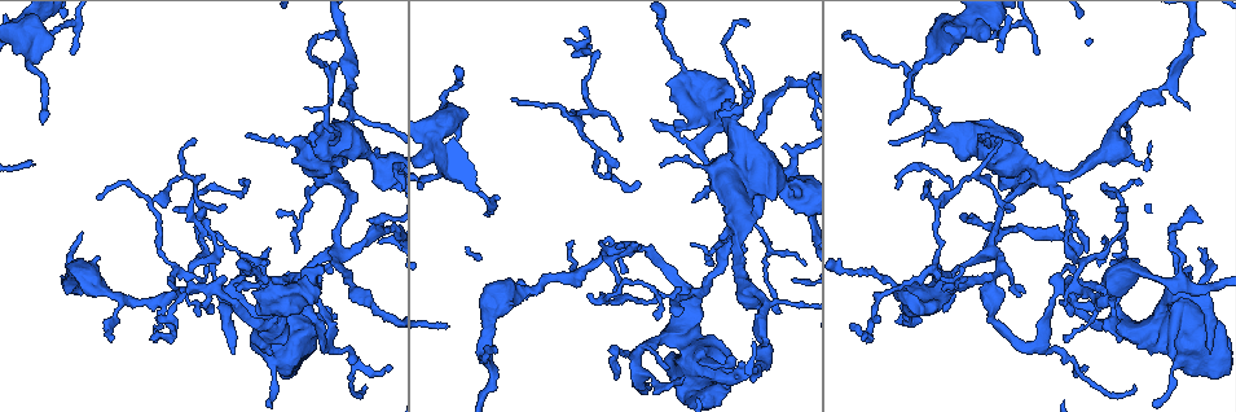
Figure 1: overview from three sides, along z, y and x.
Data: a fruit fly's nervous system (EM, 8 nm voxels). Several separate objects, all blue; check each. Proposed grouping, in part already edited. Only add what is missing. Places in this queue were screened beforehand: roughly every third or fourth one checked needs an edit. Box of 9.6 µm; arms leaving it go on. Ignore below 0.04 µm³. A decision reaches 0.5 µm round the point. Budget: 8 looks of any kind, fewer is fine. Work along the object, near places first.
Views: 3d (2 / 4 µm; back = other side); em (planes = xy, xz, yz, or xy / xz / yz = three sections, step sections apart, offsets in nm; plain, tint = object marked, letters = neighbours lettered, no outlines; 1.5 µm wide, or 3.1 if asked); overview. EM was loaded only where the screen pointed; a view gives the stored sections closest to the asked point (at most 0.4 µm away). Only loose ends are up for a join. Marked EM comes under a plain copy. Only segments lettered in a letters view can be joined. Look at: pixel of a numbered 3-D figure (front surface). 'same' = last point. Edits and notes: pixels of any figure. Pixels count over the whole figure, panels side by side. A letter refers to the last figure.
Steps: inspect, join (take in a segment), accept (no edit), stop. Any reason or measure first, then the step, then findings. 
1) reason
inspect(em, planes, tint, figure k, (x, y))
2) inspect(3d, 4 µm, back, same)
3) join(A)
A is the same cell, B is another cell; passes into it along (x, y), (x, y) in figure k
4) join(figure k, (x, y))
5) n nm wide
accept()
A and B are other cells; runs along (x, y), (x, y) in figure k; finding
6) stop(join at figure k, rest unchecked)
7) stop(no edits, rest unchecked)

tapers out
inspect(3d, 2 µm, figure 1, (959, 267))

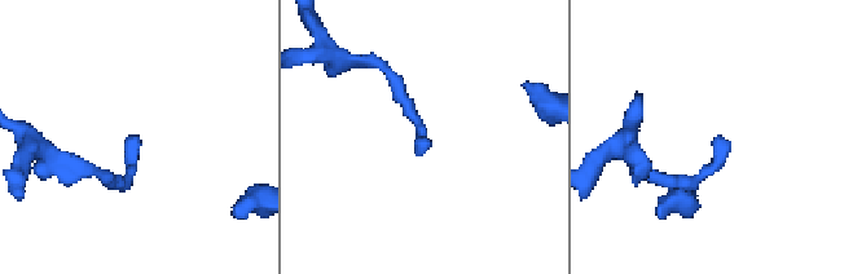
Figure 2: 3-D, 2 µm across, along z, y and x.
need the tissue
inspect(em, planes, letters, figure 2, (417, 144))

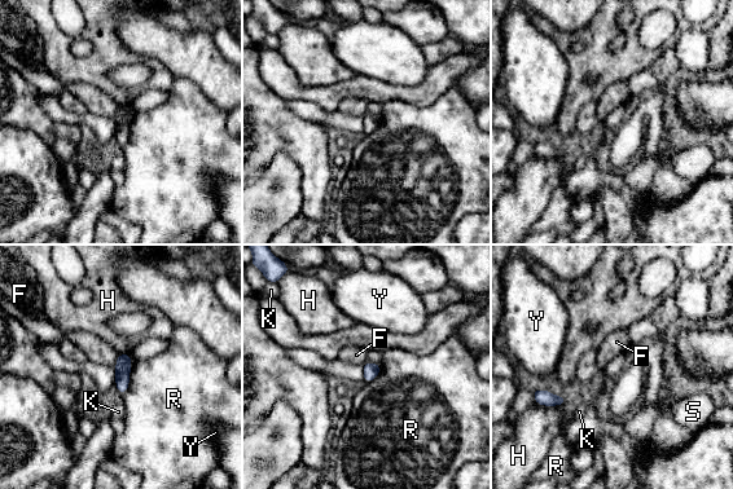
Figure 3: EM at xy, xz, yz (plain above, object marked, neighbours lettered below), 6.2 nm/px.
R touches over 220 nm
accept()
F, H, K, R, S and Y are other cells; border along (118, 355), (114, 366) in figure 3; none of them fits

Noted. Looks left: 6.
an open end
inspect(3d, 2 µm, figure 1, (1210, 354))

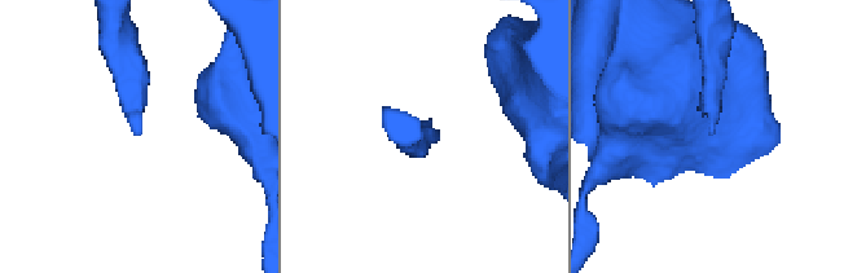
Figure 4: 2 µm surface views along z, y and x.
inspect(em, xy, step 8, letters, figure 4, (427, 135))

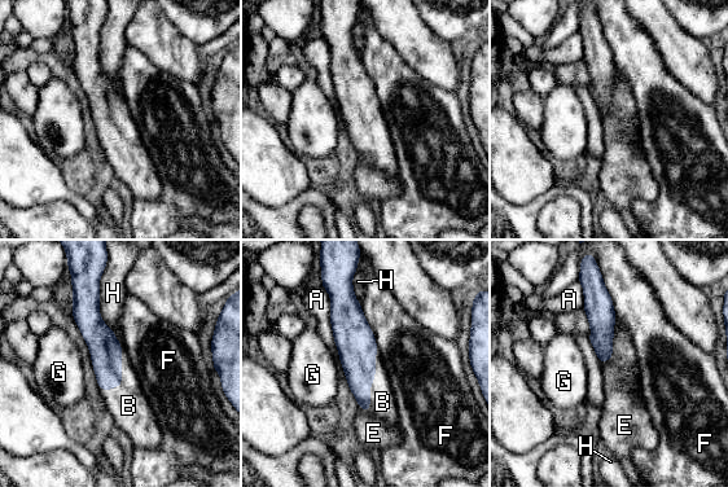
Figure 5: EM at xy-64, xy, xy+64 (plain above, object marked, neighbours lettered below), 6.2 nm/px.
join(B)
B is the same cell, A, E, F, G and H are other cells; it goes on there

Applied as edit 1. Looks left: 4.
branch stops here
inspect(3d, 2 µm, figure 1, (1007, 205))

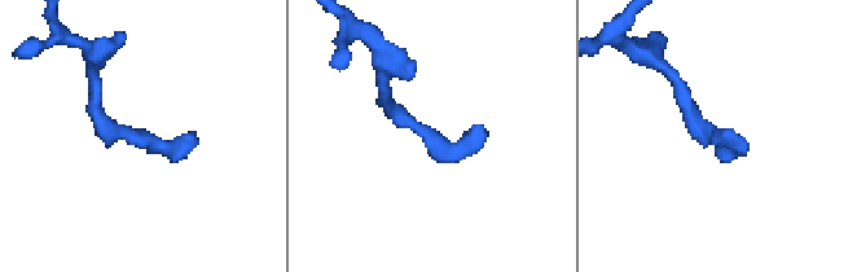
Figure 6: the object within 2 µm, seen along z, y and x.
shape alone is not enough
inspect(em, planes, letters, figure 6, (469, 132))

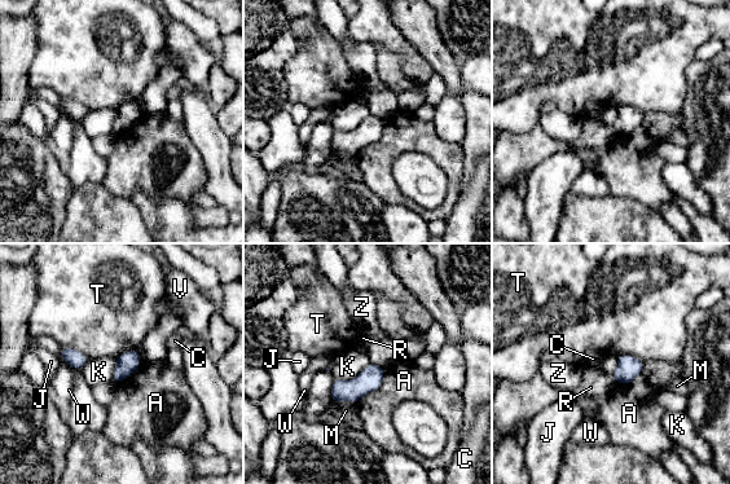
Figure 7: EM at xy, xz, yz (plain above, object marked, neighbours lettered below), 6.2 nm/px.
A touches over 280 nm
accept()
A, C, J, K, M, R, T, V, W and Z are other cells; none of them fits

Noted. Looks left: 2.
stop(join at figure 5, rest unchecked)

